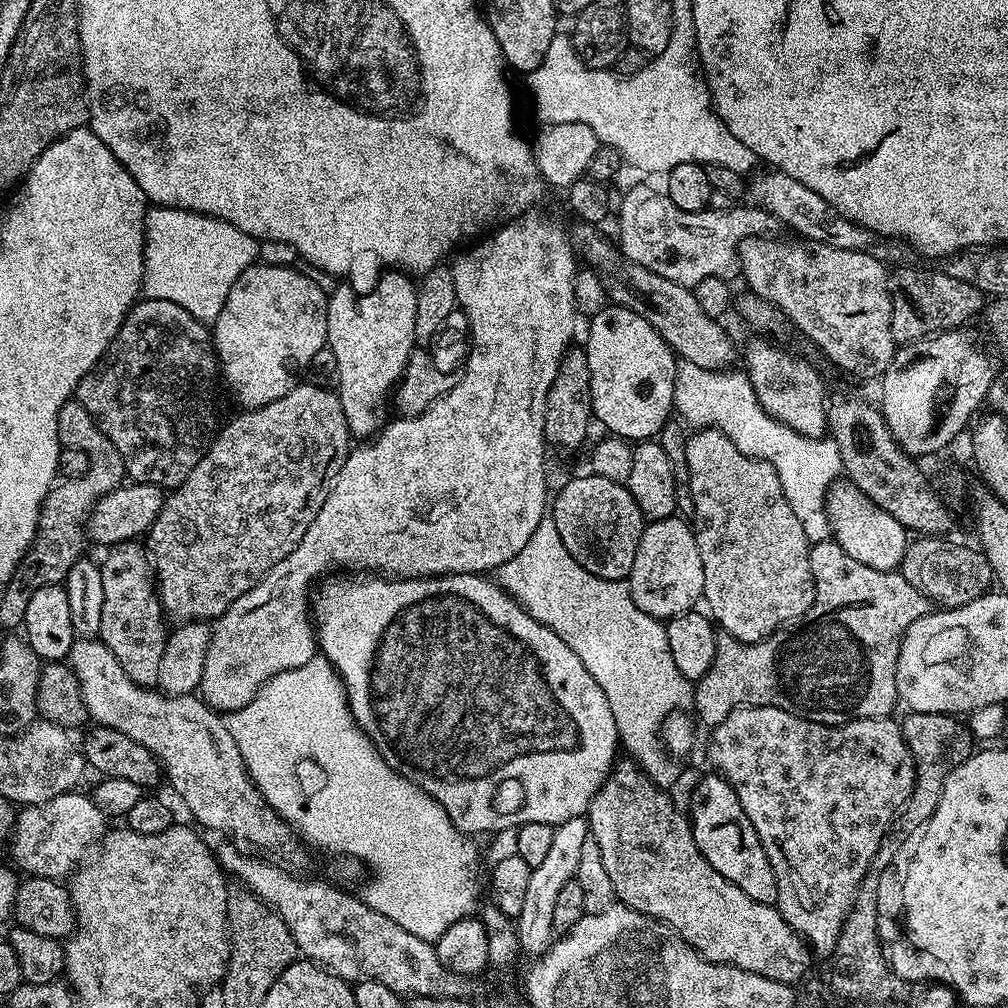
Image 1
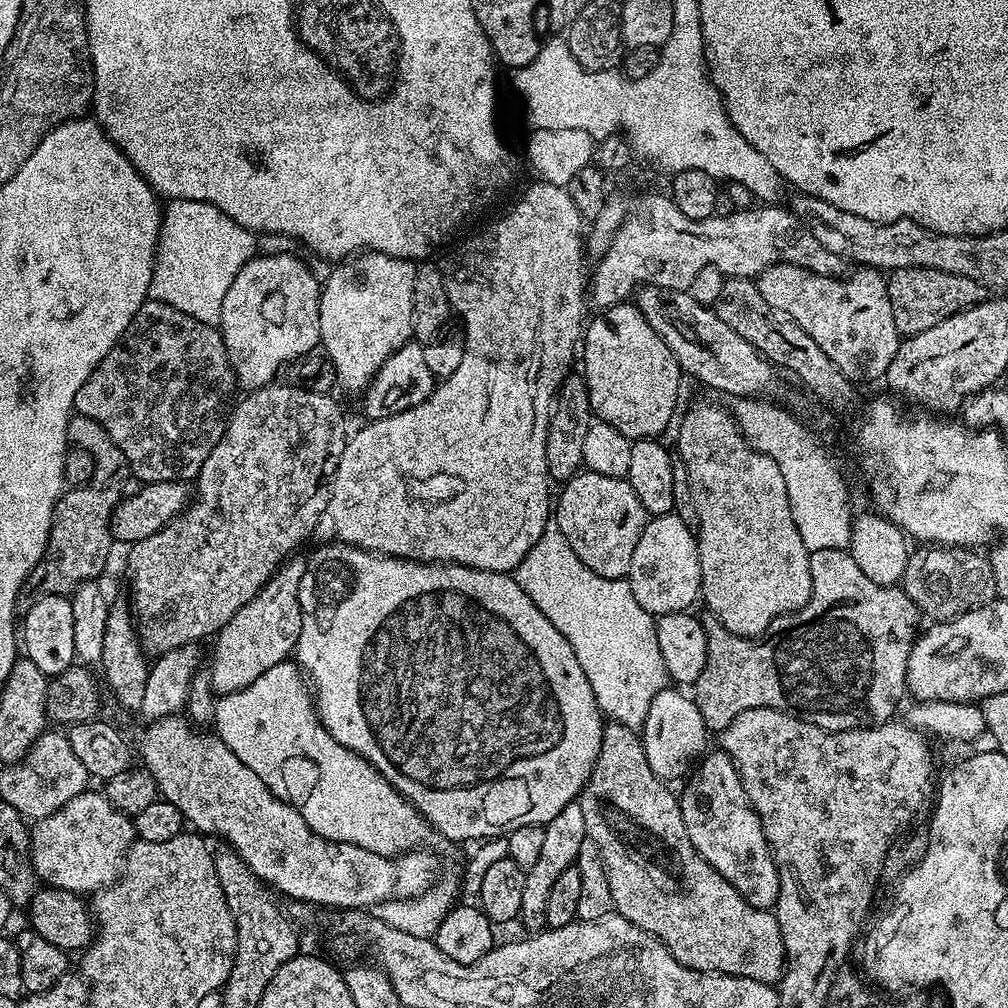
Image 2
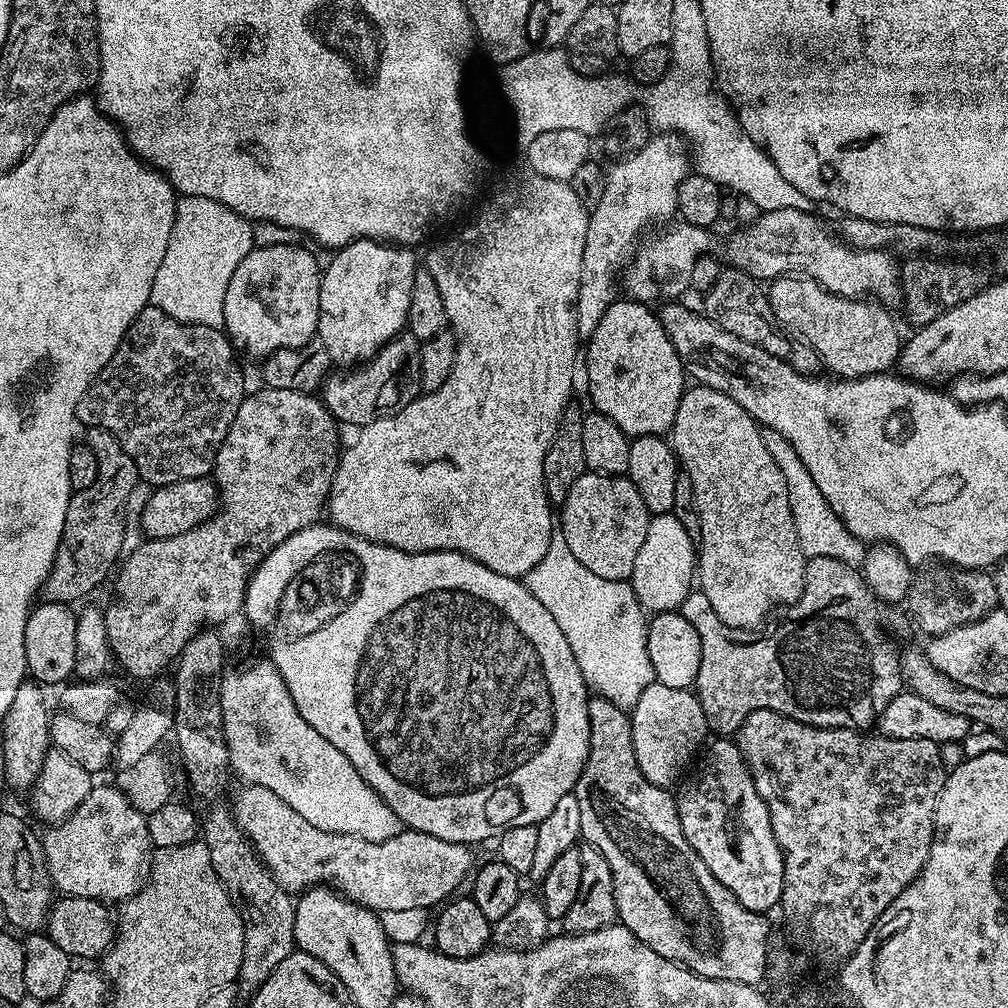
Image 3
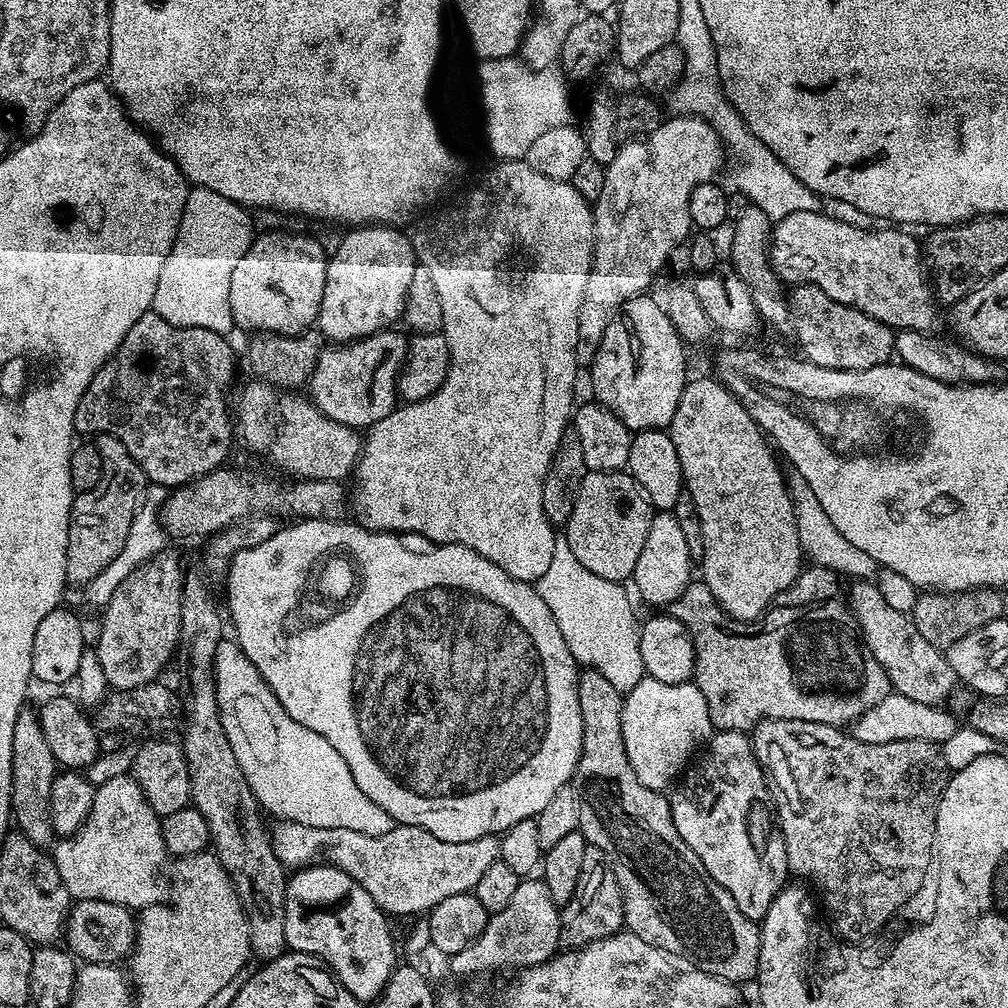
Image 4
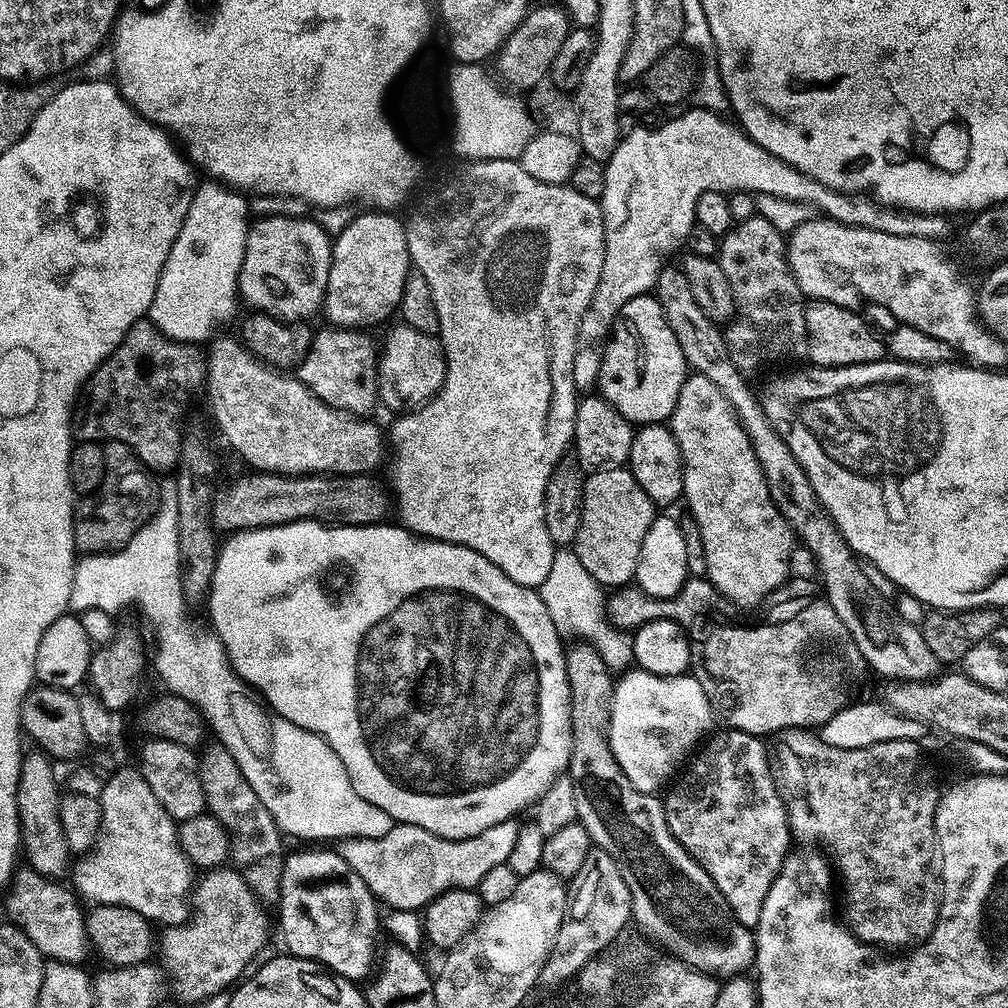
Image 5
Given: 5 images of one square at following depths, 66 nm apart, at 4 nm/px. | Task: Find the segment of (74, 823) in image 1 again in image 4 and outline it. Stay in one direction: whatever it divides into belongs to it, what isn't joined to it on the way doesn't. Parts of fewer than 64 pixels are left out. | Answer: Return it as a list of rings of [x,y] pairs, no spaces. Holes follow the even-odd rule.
[[[131,774],[110,778],[110,782],[95,785],[96,793],[90,814],[75,836],[61,839],[55,845],[54,861],[62,882],[67,886],[73,901],[101,900],[114,902],[133,910],[143,910],[165,903],[170,896],[170,880],[164,877],[164,867],[170,864],[166,842],[162,842],[161,817],[146,802],[142,786]]]

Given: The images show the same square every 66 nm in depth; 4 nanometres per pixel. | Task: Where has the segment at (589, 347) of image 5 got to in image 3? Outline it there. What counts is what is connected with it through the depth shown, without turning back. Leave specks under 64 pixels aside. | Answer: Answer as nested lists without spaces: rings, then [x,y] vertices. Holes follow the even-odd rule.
[[[656,134],[649,139],[648,144],[632,155],[617,159],[612,166],[604,181],[602,199],[598,202],[598,206],[591,208],[588,213],[586,250],[582,250],[582,278],[576,299],[576,335],[580,338],[587,338],[594,334],[602,314],[606,314],[613,300],[617,299],[618,277],[641,243],[640,235],[651,224],[656,224],[659,220],[671,221],[677,215],[678,186],[690,174],[690,156],[685,145],[675,135]]]

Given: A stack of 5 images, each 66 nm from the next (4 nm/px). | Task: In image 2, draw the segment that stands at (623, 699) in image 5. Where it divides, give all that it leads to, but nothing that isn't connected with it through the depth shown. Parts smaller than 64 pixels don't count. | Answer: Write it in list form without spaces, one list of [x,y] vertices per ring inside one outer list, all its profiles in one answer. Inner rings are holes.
[[[672,686],[659,692],[654,702],[650,702],[650,710],[642,729],[646,762],[650,762],[650,770],[654,770],[654,774],[665,782],[687,777],[690,769],[705,755],[709,747],[707,744],[710,733],[702,722],[702,714],[695,699],[691,695],[683,696],[680,692],[683,691]]]

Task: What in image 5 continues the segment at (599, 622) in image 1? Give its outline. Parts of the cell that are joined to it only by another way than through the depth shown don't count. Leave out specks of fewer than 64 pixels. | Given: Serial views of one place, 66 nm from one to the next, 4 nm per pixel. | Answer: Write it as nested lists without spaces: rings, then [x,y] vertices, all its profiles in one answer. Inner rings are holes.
[[[557,547],[550,574],[546,574],[546,582],[540,584],[538,591],[561,637],[573,636],[573,641],[587,642],[591,648],[598,650],[602,662],[606,662],[610,670],[628,670],[633,667],[631,635],[617,628],[609,619],[605,589],[592,577],[590,570],[582,566],[578,554],[571,547]]]

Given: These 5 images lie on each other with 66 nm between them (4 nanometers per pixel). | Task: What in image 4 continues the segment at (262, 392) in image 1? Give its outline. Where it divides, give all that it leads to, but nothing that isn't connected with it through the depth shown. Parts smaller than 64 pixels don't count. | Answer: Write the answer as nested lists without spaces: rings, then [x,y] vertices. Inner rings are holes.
[[[300,232],[259,233],[230,277],[233,321],[253,333],[299,336],[317,323],[327,269],[326,251],[314,237]]]

